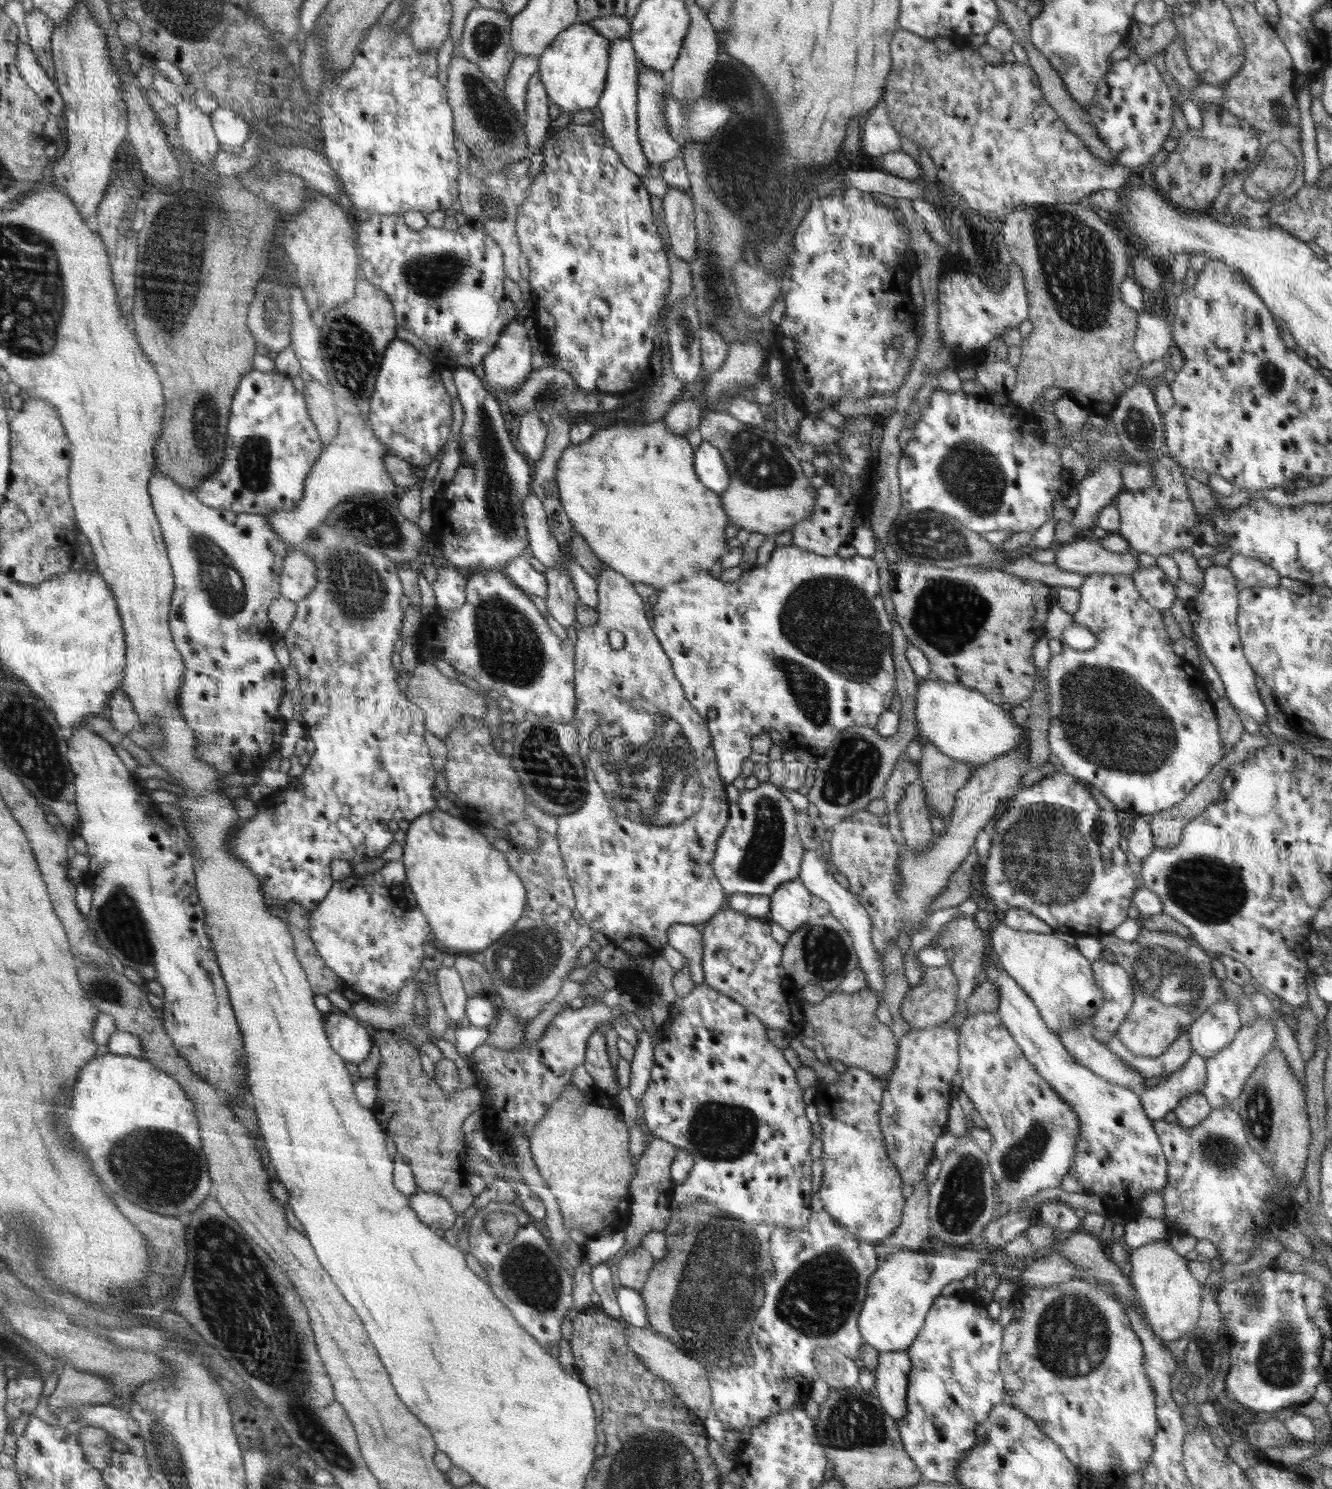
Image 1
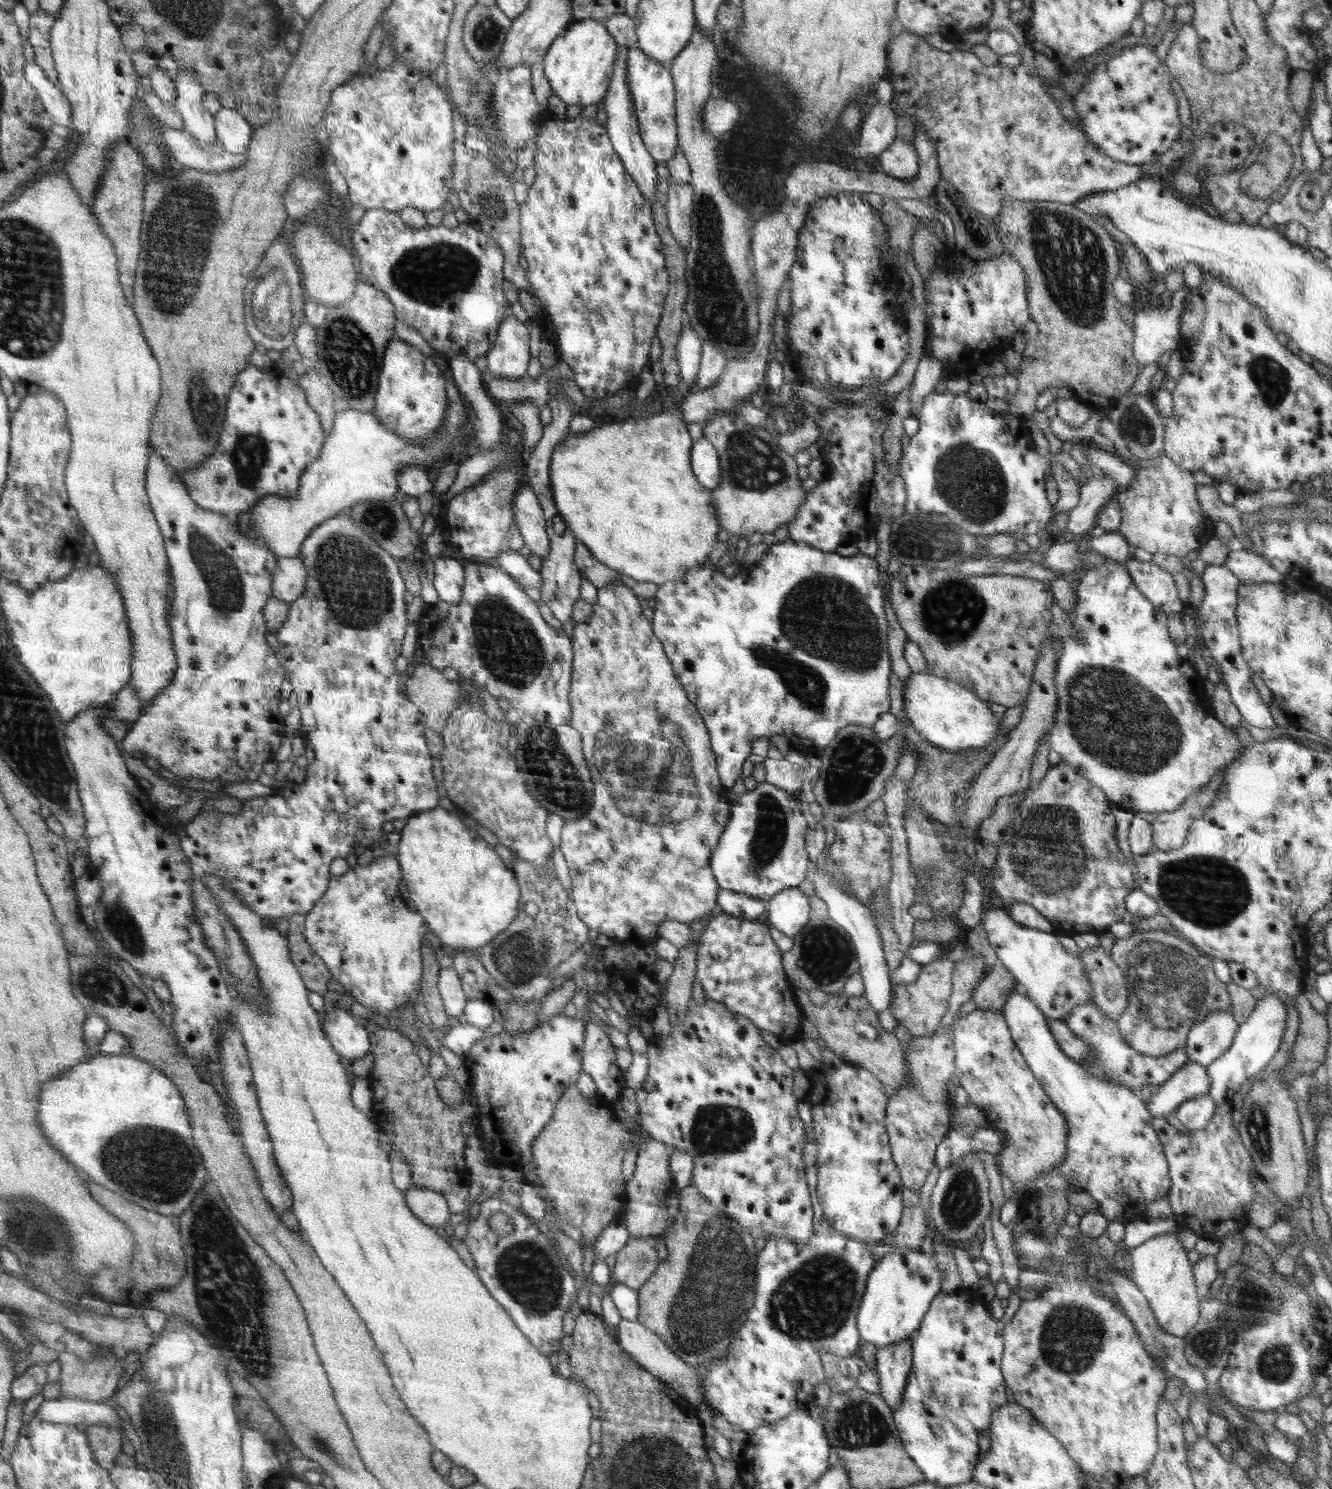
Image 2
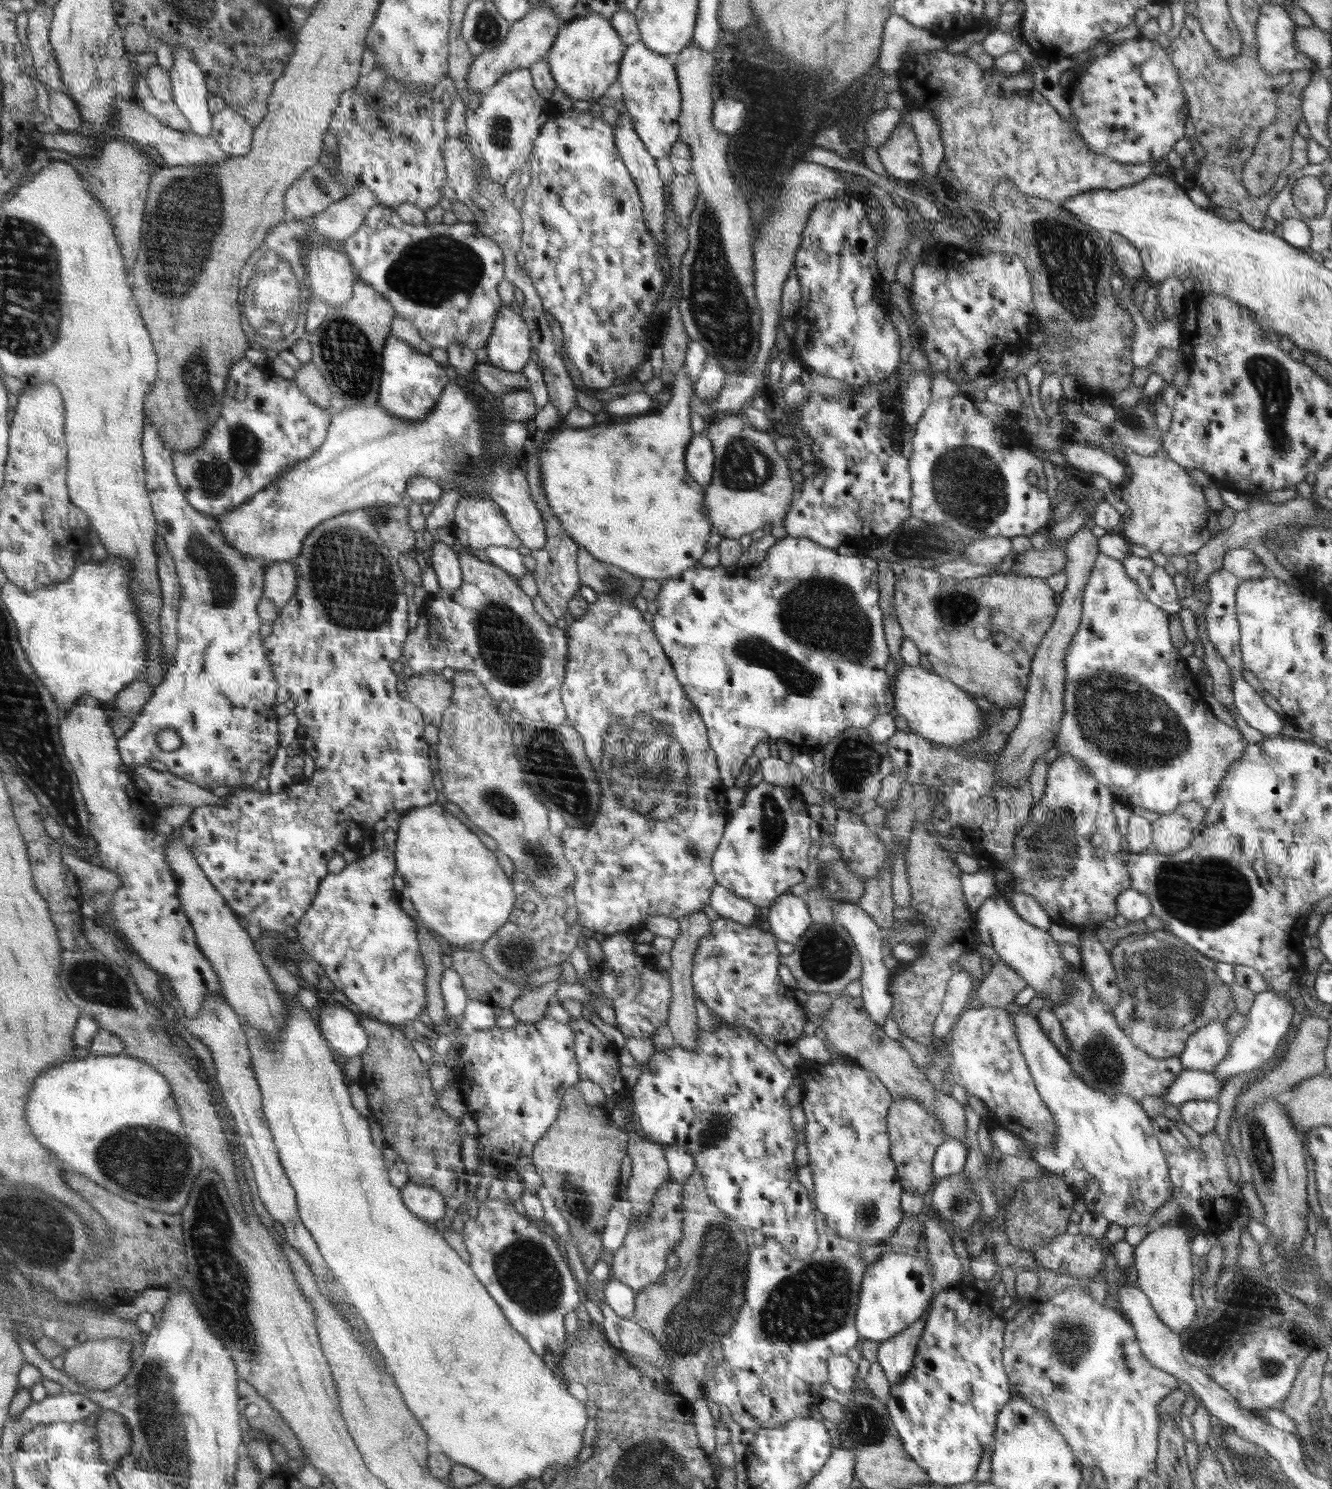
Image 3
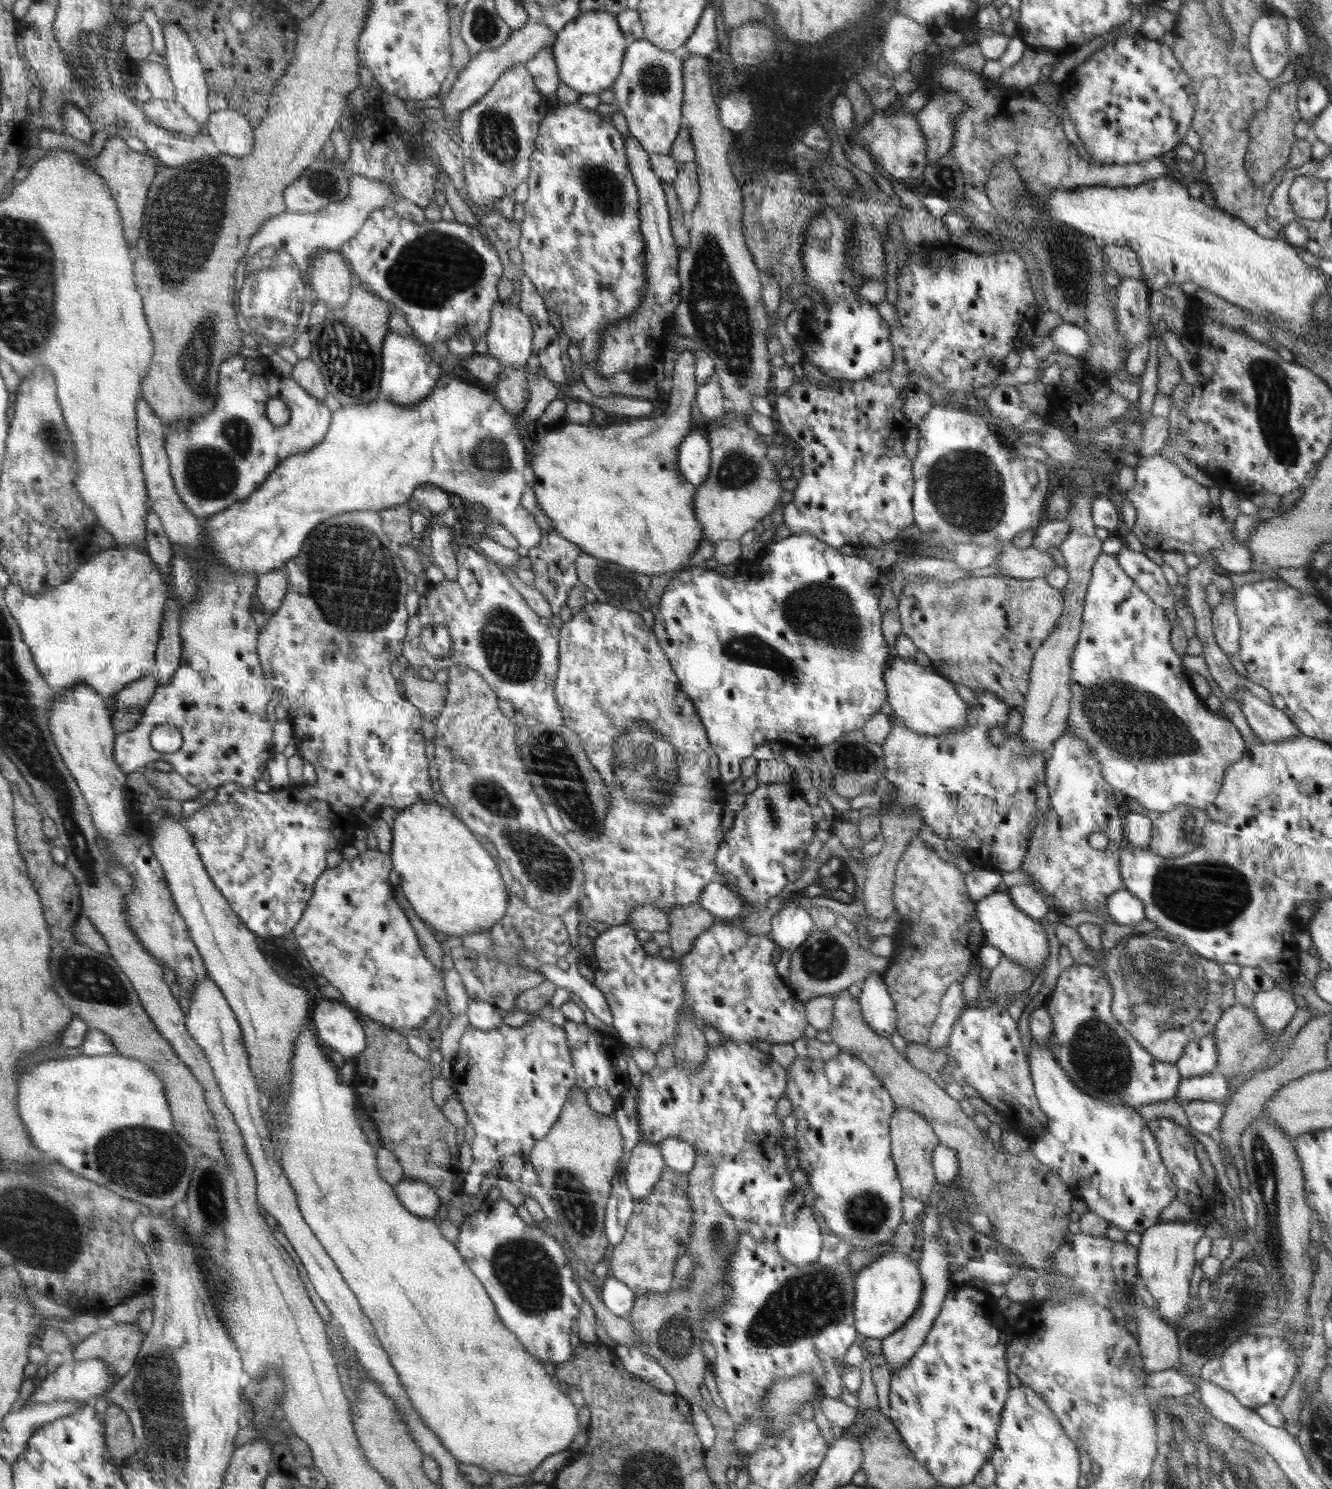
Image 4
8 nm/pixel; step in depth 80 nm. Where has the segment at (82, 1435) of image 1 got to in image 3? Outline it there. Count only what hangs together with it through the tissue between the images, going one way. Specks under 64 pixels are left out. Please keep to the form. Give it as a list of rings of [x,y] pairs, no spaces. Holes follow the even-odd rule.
[[[103,1409],[95,1427],[100,1438],[101,1457],[112,1467],[118,1468],[121,1459],[130,1454],[130,1447],[135,1442],[119,1412]]]

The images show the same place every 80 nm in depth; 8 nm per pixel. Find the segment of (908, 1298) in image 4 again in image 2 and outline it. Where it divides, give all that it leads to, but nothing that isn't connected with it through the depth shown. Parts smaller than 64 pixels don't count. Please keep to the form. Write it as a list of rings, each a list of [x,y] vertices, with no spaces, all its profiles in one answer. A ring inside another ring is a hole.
[[[908,1252],[888,1254],[882,1258],[880,1266],[874,1265],[868,1276],[862,1304],[859,1306],[858,1329],[862,1343],[883,1347],[914,1336],[928,1312],[929,1304],[941,1292],[942,1278],[943,1270],[932,1254]]]

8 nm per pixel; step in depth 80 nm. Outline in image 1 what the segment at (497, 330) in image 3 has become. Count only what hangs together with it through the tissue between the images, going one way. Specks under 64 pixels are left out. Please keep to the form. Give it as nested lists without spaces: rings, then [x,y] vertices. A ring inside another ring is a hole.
[[[512,322],[499,336],[499,342],[483,358],[486,381],[494,391],[512,392],[520,388],[532,372],[530,342],[526,328]]]

